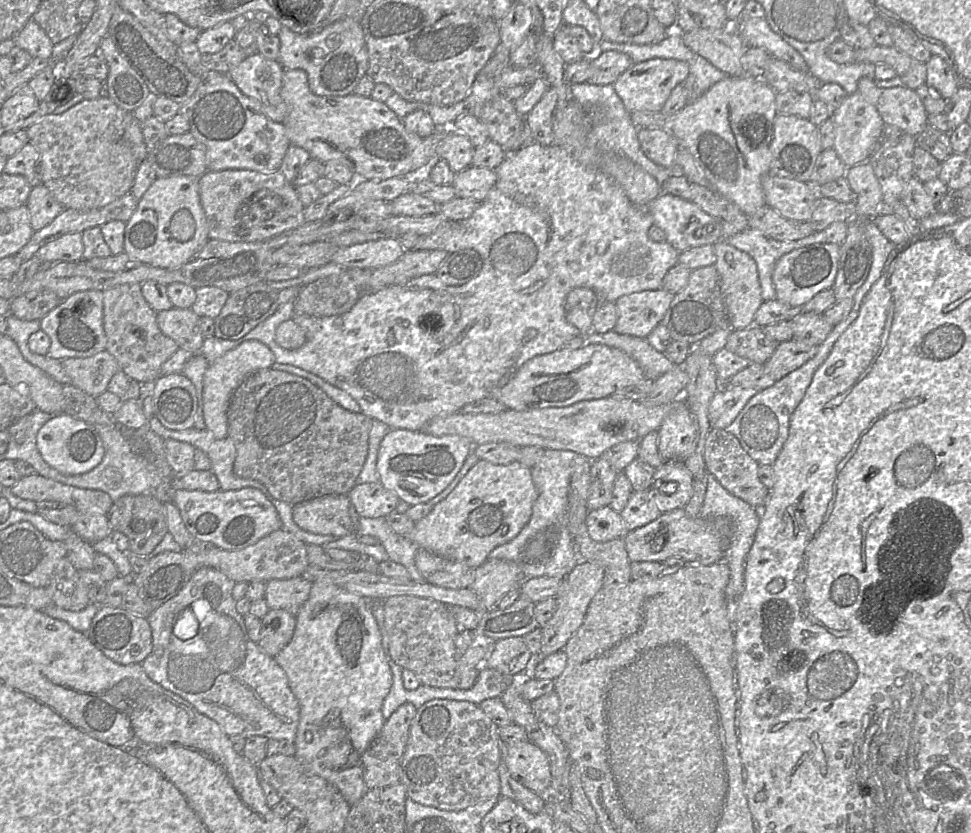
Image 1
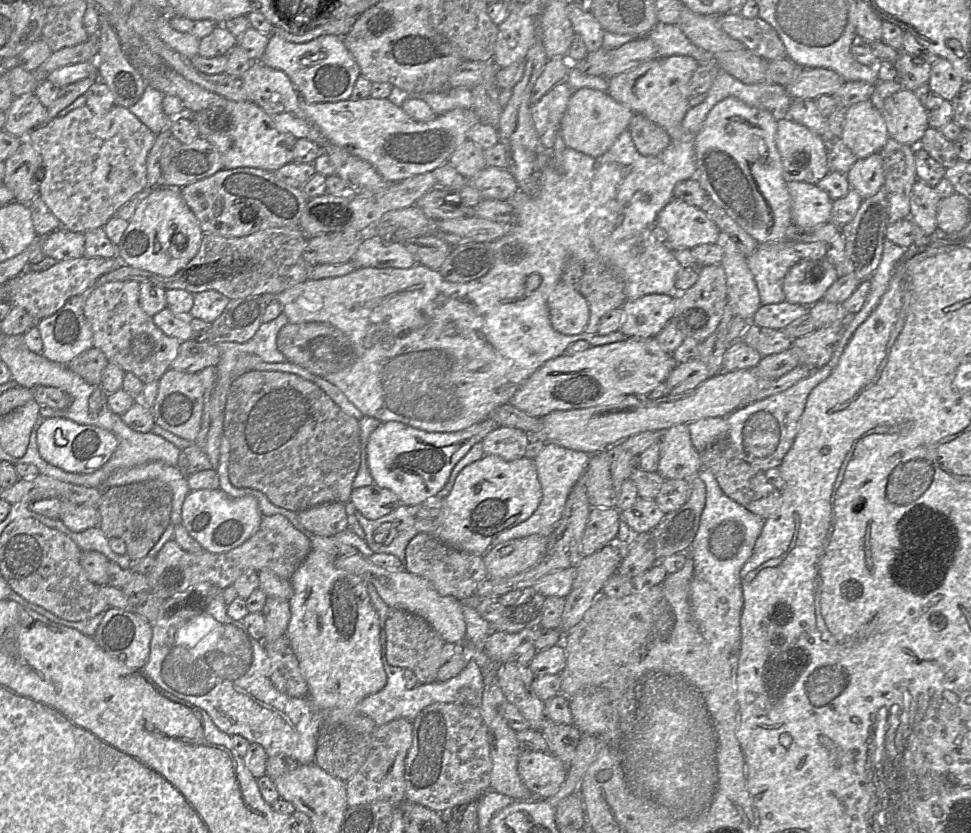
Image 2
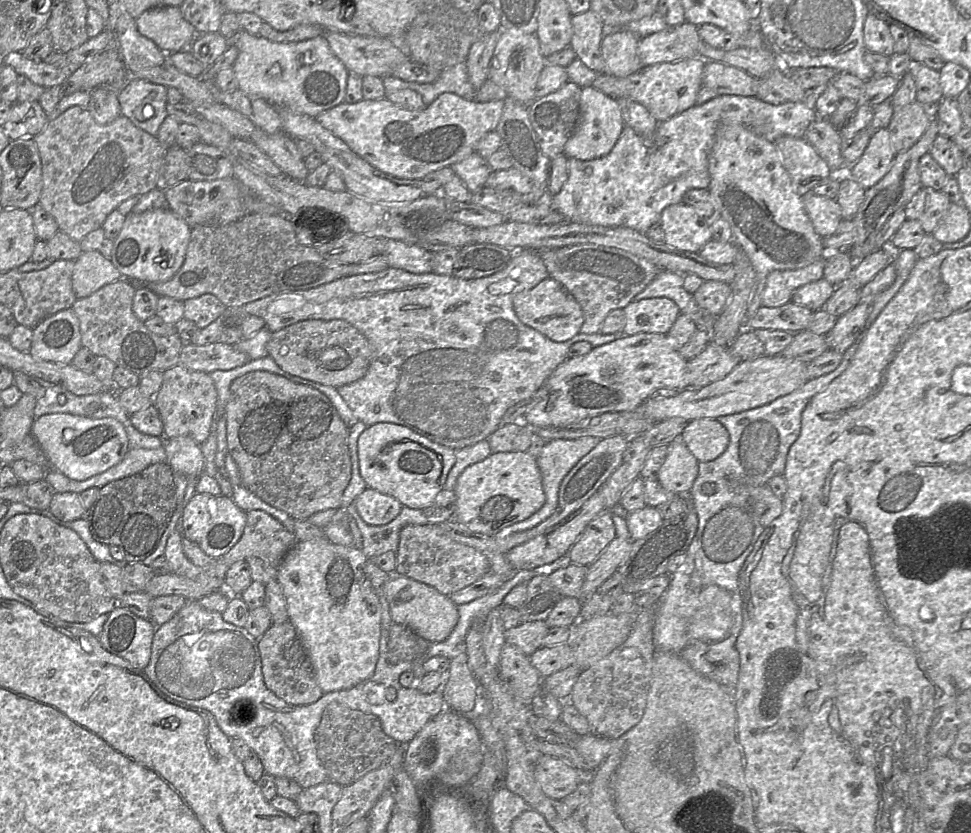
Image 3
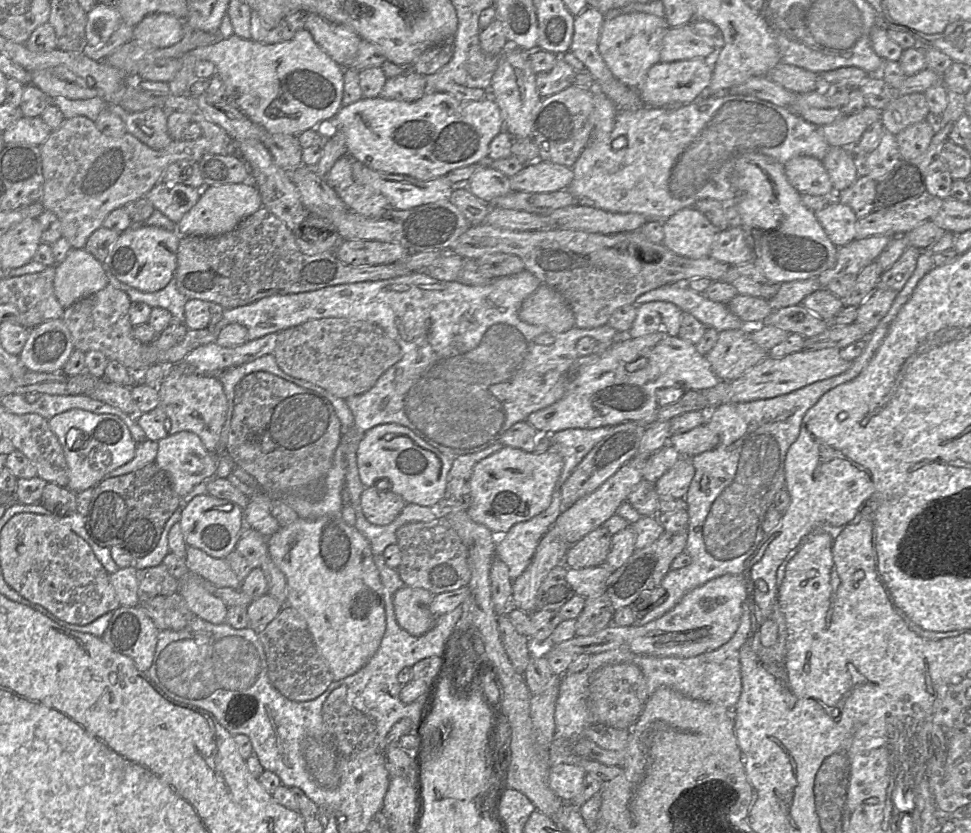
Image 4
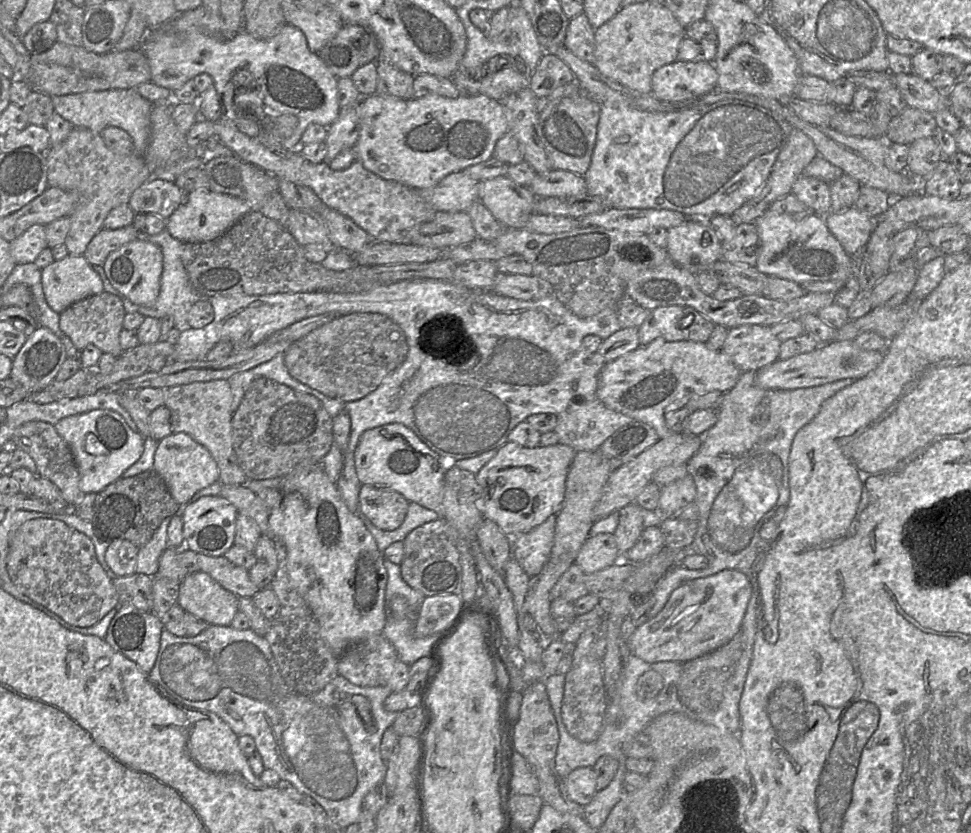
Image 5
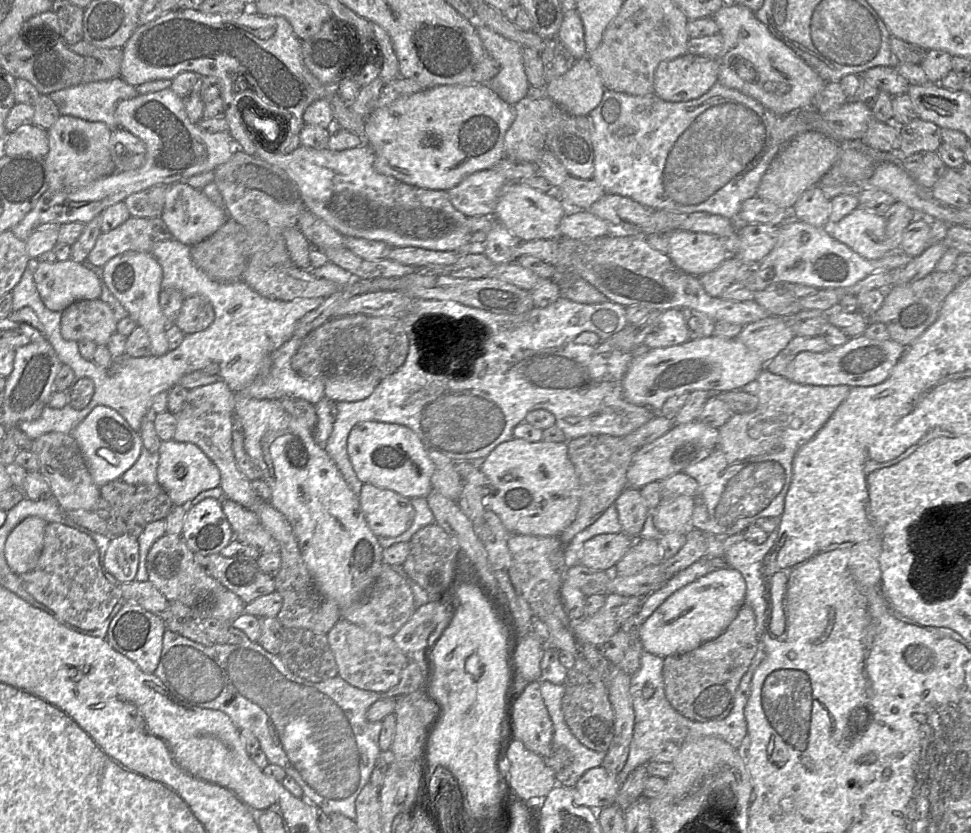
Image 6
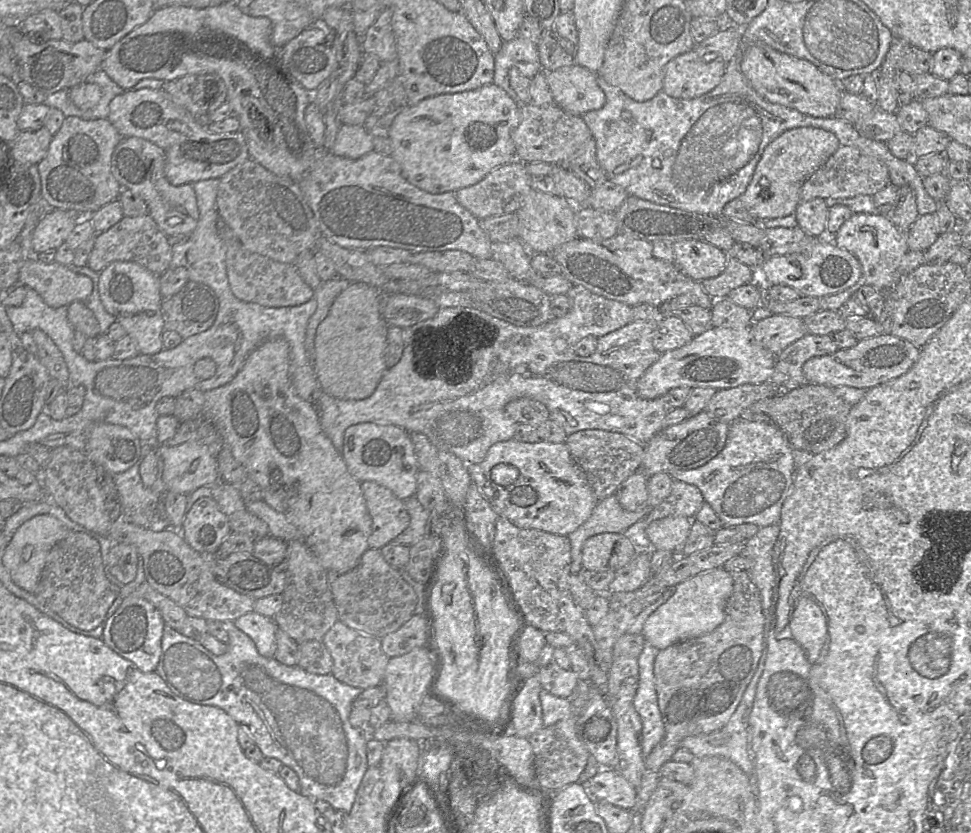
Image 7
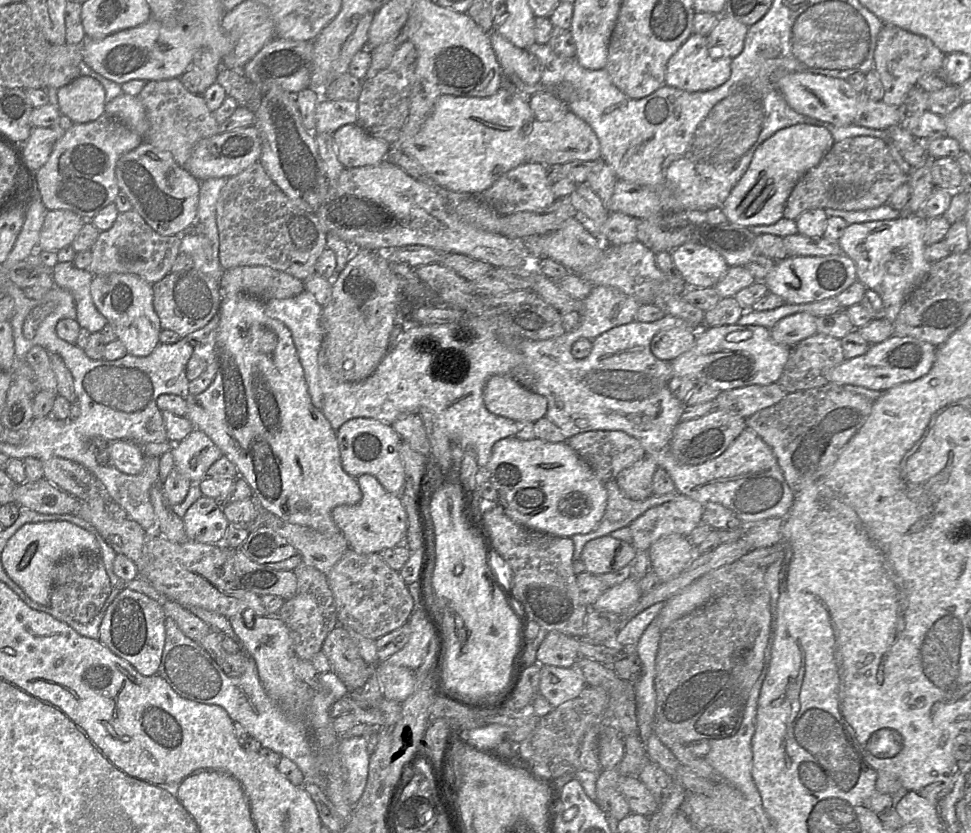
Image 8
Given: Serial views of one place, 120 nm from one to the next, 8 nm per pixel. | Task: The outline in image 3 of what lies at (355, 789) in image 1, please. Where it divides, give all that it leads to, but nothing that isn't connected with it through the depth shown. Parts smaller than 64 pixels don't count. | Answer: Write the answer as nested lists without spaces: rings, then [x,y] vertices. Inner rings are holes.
[[[329,540],[297,541],[277,568],[288,621],[296,630],[324,694],[350,689],[369,679],[375,671],[379,657],[381,606],[365,574],[366,561],[362,550],[354,547],[333,544]]]

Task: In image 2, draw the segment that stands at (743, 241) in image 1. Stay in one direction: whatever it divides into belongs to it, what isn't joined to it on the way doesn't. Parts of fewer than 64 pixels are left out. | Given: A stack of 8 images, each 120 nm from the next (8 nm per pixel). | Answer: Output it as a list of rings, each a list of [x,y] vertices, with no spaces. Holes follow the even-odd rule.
[[[789,239],[757,244],[748,256],[747,264],[753,275],[761,305],[776,304],[785,300],[782,284],[791,266],[803,259],[819,260],[825,257],[825,242],[796,242]]]

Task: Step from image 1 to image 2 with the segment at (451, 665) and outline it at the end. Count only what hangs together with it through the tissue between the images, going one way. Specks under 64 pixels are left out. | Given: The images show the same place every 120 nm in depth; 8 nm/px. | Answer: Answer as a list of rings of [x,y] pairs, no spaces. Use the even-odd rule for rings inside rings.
[[[389,608],[386,624],[387,662],[394,667],[411,670],[420,684],[436,681],[439,668],[446,663],[442,657],[444,640],[422,617],[400,609]]]

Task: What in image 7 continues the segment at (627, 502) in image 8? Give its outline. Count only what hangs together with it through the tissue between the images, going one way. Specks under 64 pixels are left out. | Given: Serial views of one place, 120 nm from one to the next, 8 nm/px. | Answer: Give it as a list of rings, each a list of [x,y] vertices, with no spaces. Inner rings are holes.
[[[615,494],[598,501],[591,516],[579,528],[568,535],[571,545],[570,573],[578,574],[582,566],[582,549],[585,541],[601,533],[623,534],[634,523],[644,519],[654,507],[640,511],[624,509]]]

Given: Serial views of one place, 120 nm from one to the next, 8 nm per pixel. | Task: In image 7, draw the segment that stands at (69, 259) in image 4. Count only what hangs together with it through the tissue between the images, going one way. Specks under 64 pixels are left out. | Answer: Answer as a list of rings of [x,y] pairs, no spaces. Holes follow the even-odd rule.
[[[25,259],[17,284],[36,290],[50,307],[68,306],[74,301],[85,300],[93,290],[88,276],[73,272],[56,261],[45,264],[39,260]]]

